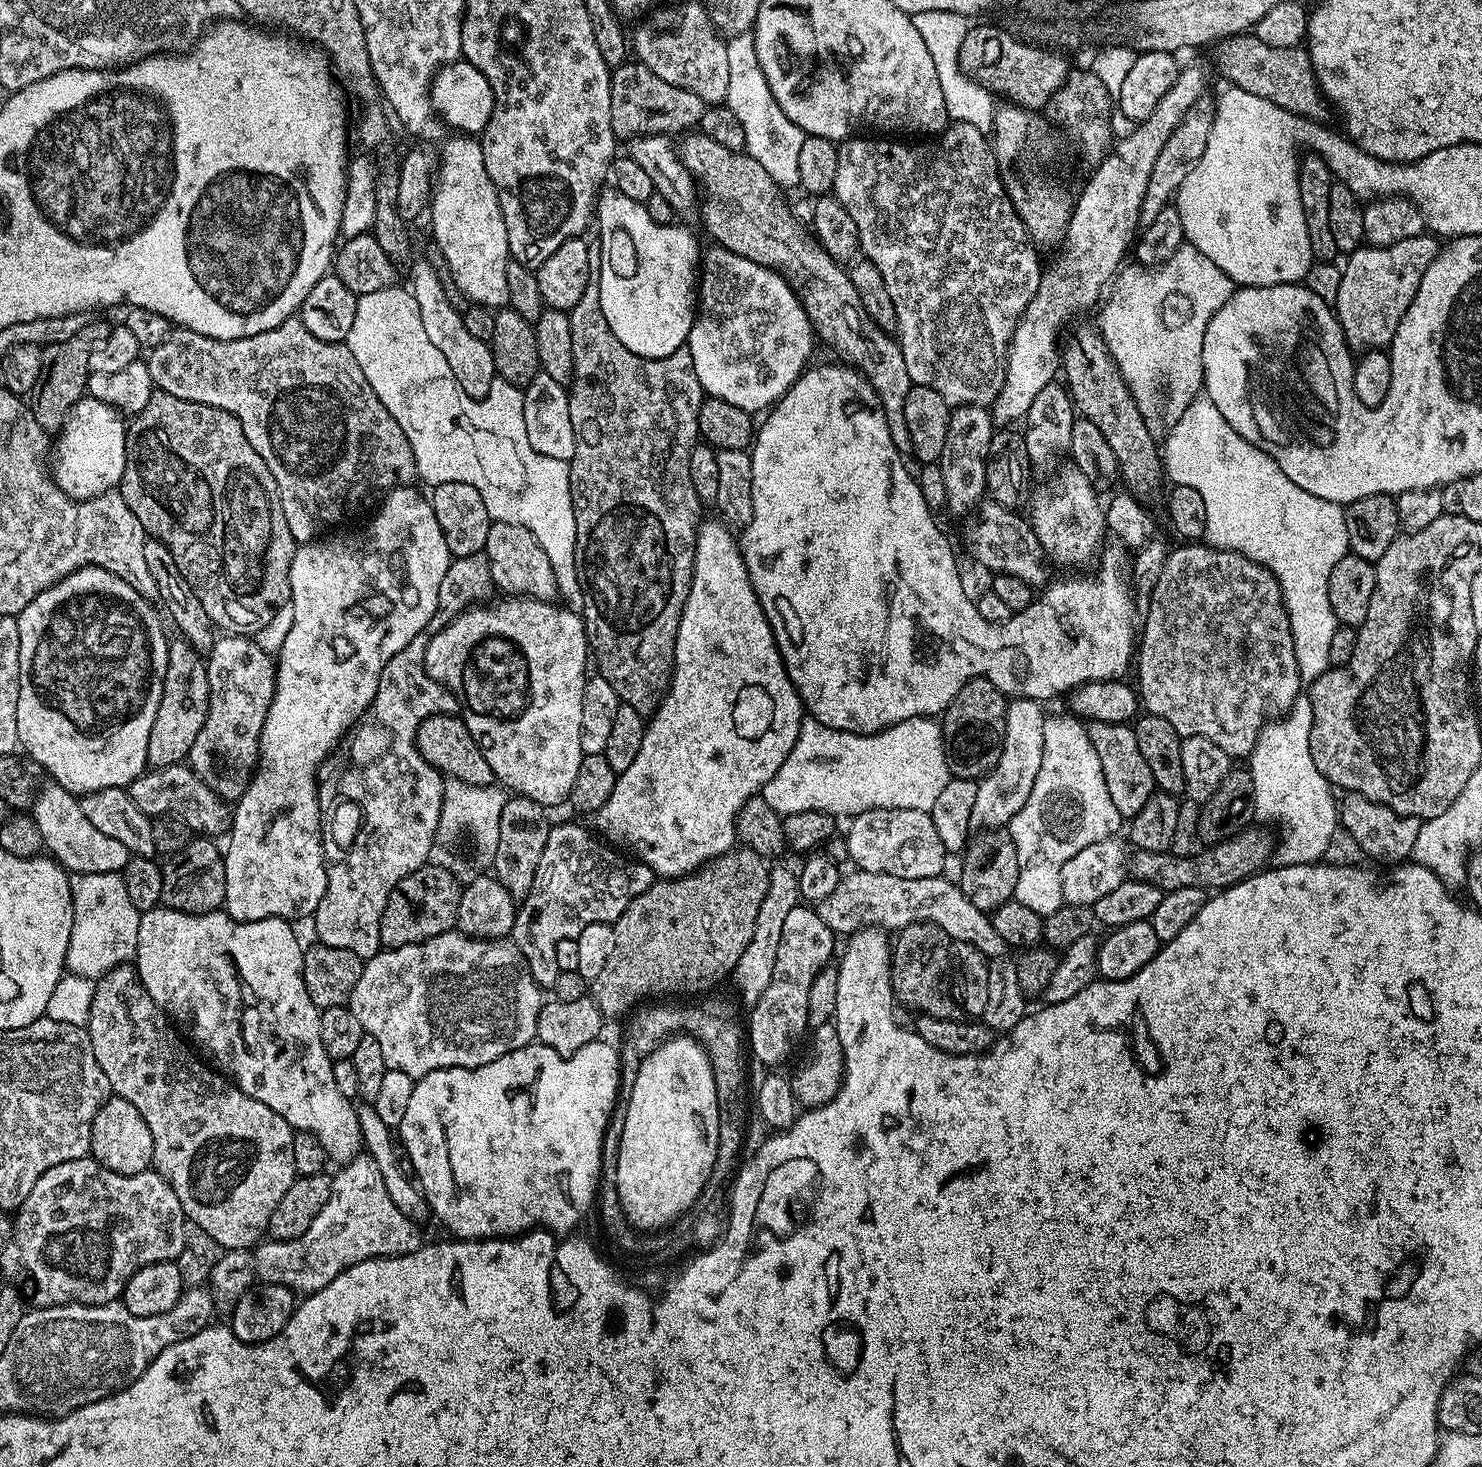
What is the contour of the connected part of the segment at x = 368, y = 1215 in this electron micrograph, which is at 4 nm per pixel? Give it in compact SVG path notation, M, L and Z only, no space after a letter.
M361 1154L354 1160L349 1160L347 1164L339 1169L340 1173L335 1173L332 1176L332 1193L326 1202L326 1206L322 1206L322 1210L318 1214L318 1218L314 1218L314 1222L310 1222L310 1230L306 1230L306 1234L302 1234L293 1240L273 1240L271 1238L265 1239L263 1242L255 1245L252 1252L252 1271L257 1281L266 1284L281 1284L287 1288L291 1288L296 1294L311 1294L322 1290L322 1286L326 1286L330 1282L334 1282L334 1278L338 1278L340 1272L345 1272L350 1266L354 1266L358 1262L366 1262L367 1260L379 1260L381 1256L401 1256L402 1254L410 1254L414 1250L418 1250L422 1246L422 1239L420 1240L420 1232L417 1221L412 1220L402 1212L394 1204L390 1194L386 1192L386 1182L382 1180L382 1174L372 1157L367 1154Z

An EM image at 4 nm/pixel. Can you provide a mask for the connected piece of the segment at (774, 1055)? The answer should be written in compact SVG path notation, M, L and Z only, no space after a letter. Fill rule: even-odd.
M797 906L786 914L786 922L782 922L782 934L776 947L776 961L774 974L770 978L770 986L758 998L756 1004L751 1005L752 1017L746 1020L746 1040L750 1045L750 1052L757 1056L764 1064L780 1064L792 1052L792 1047L800 1040L803 1032L809 1031L808 1003L810 1002L810 986L814 986L814 978L823 968L829 967L832 956L832 947L837 937L832 928L822 922L819 911L812 906Z

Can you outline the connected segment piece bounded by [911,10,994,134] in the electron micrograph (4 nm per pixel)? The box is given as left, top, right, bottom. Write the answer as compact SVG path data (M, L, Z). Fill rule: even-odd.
M922 10L921 12L911 13L911 17L914 26L918 26L921 30L928 30L924 32L926 50L930 50L930 58L934 58L934 66L938 70L938 82L942 86L944 103L950 109L951 115L957 121L973 124L975 128L979 128L985 134L991 133L992 117L994 115L994 103L992 104L992 100L994 101L993 93L989 92L987 88L983 88L980 84L975 84L974 81L961 78L958 75L961 33L959 31L952 33L930 32L928 29L960 28L959 30L964 30L969 27L969 17L957 12L951 12L950 10Z

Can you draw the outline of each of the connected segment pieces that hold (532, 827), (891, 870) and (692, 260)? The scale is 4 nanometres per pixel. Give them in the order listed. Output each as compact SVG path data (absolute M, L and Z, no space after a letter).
M512 794L505 799L504 809L500 815L494 851L491 853L491 871L517 902L525 900L530 894L530 886L534 886L534 874L538 870L540 852L544 849L550 827L550 821L544 812L547 812L545 805L522 795Z
M871 808L862 814L851 817L848 828L848 856L855 867L869 872L885 872L898 878L930 878L939 876L945 870L944 843L938 836L931 815L925 810L906 810L905 808Z
M608 186L599 193L594 213L595 227L600 227L600 252L598 248L598 279L600 281L600 309L610 326L610 330L616 338L628 350L639 356L646 356L652 359L666 357L678 348L685 347L688 342L688 335L692 329L694 309L698 304L698 265L702 260L702 248L696 245L696 240L684 228L679 228L676 222L671 224L659 224L650 218L650 214L644 209L643 204L634 202L634 198L626 198L626 194L617 192L615 187Z

